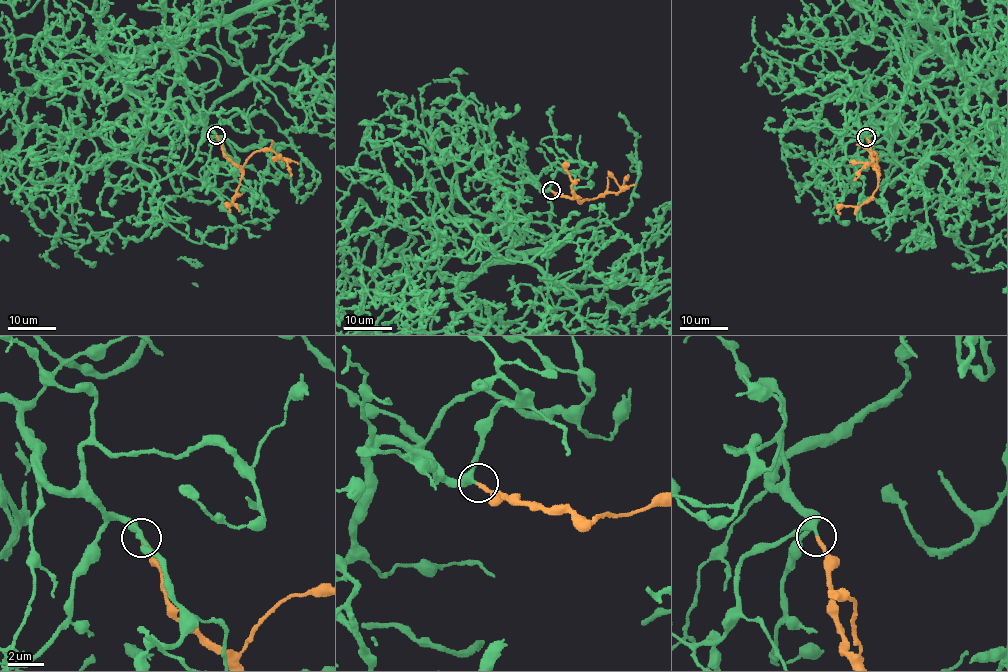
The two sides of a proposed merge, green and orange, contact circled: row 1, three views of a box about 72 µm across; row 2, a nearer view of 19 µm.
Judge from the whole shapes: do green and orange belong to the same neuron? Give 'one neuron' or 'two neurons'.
one neuron

